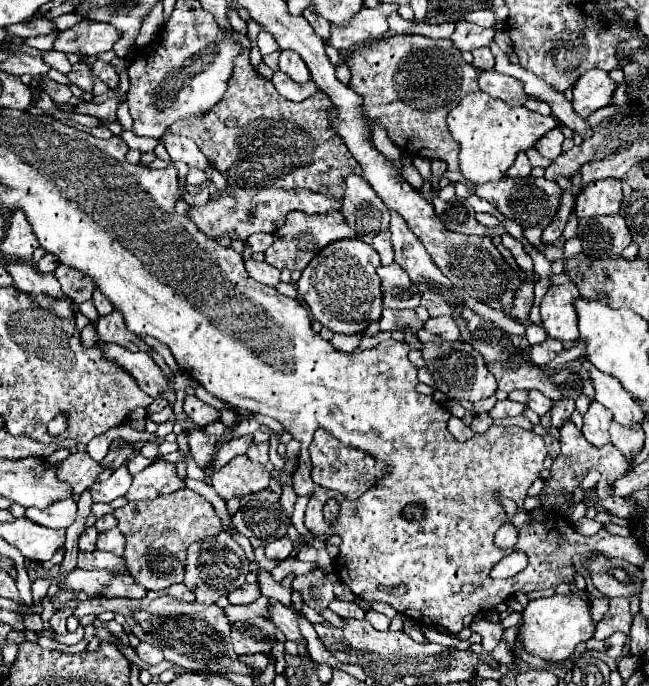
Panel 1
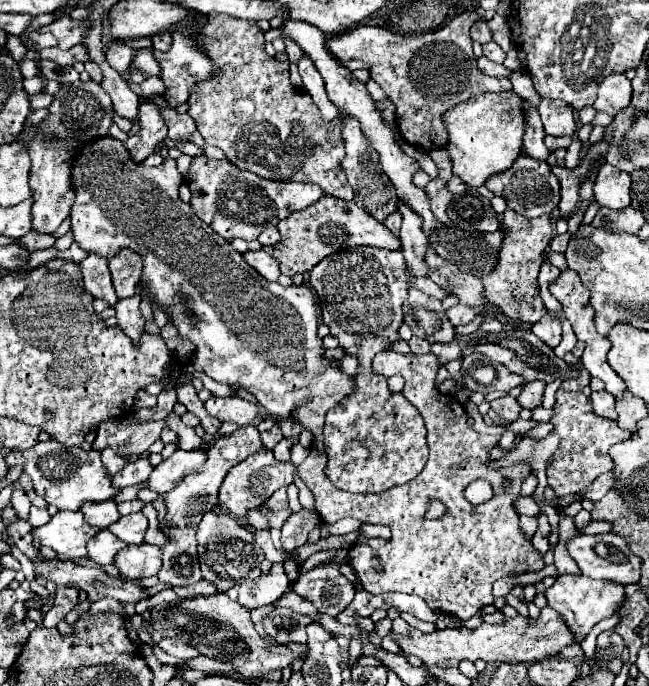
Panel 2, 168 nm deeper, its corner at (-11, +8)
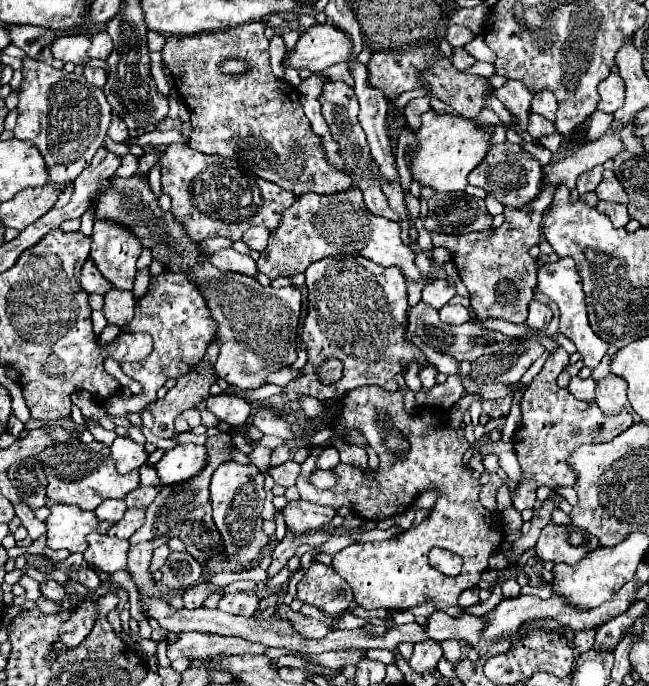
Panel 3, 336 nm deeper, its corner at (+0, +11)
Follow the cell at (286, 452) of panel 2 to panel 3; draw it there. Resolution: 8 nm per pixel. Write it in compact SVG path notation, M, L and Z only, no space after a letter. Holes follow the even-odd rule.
M282 444L282 446L278 446L278 448L272 450L270 464L272 464L272 466L278 466L278 464L284 464L284 460L288 460L288 458L290 458L290 446Z

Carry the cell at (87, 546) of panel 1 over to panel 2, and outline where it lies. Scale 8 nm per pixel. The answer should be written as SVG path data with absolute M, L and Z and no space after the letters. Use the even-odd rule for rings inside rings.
M101 529L95 537L89 539L87 549L89 549L89 557L97 563L97 565L113 565L115 563L115 555L127 547L127 543L123 543L121 539L117 539L115 535L111 535L109 529Z

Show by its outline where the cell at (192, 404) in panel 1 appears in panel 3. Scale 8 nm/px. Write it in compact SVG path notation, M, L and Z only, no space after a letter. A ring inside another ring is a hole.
M218 394L218 396L208 396L206 400L206 408L222 422L228 422L230 426L242 426L252 408L244 398L238 396L228 396L228 394Z

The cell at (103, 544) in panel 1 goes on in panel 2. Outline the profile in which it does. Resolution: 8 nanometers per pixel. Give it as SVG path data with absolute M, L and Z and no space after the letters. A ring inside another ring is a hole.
M143 513L125 515L117 523L113 523L109 527L109 531L129 545L131 543L139 545L139 543L143 543L143 537L145 537L145 531L147 531L147 517Z

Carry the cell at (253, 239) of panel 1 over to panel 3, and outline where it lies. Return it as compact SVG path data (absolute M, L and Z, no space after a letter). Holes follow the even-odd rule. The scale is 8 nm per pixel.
M256 226L256 228L248 228L248 232L244 232L242 240L252 248L252 250L258 250L262 252L268 244L268 236L270 232L264 228L264 226Z

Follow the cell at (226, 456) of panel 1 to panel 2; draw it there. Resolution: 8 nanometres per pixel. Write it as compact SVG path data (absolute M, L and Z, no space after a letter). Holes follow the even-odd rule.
M255 425L239 427L231 435L217 437L211 443L211 447L207 449L207 461L203 463L203 467L197 473L187 475L175 489L171 489L163 495L163 501L167 507L167 515L165 515L163 523L169 527L195 527L201 521L201 517L219 503L217 495L219 495L219 487L221 487L227 471L261 449L265 449L265 447L261 443L261 437L259 437L259 431Z

